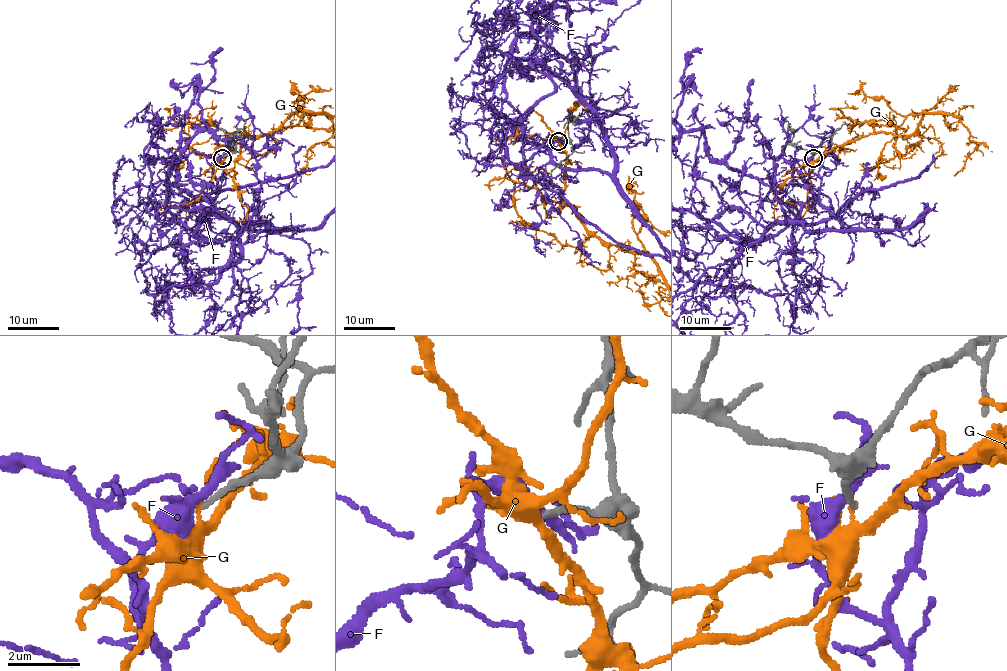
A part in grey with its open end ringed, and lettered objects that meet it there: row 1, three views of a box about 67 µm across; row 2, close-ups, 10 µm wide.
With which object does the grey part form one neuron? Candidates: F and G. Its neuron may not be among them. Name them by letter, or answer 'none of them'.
none of them

